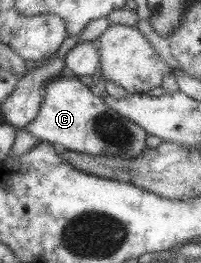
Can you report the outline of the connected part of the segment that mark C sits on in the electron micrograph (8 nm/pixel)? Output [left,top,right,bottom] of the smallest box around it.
[25,77,147,158]

